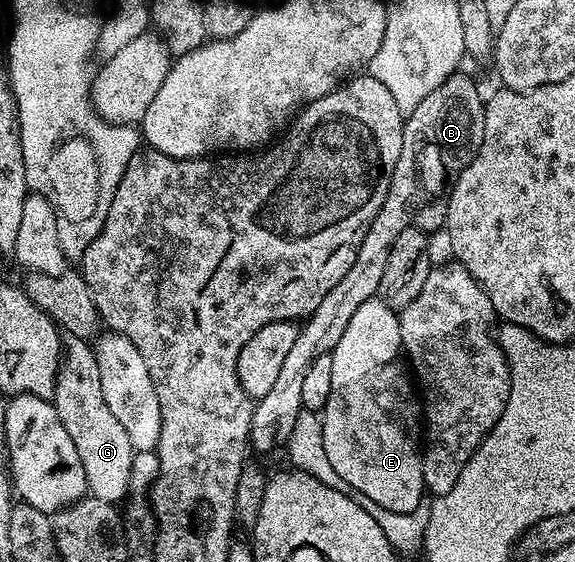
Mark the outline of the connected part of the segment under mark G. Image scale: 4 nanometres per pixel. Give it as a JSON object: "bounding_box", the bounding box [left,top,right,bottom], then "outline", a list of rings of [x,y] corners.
{"bounding_box":[51,336,134,502],"outline":[[[69,336],[63,344],[63,359],[57,369],[57,381],[53,387],[51,403],[57,408],[59,422],[71,434],[71,442],[75,442],[75,450],[79,450],[79,458],[83,462],[85,477],[89,483],[88,491],[98,500],[121,502],[126,499],[126,488],[129,485],[129,471],[132,470],[134,450],[127,430],[123,430],[119,418],[111,414],[111,406],[107,406],[107,398],[103,396],[103,386],[99,382],[99,362],[97,353],[90,341]]]}

